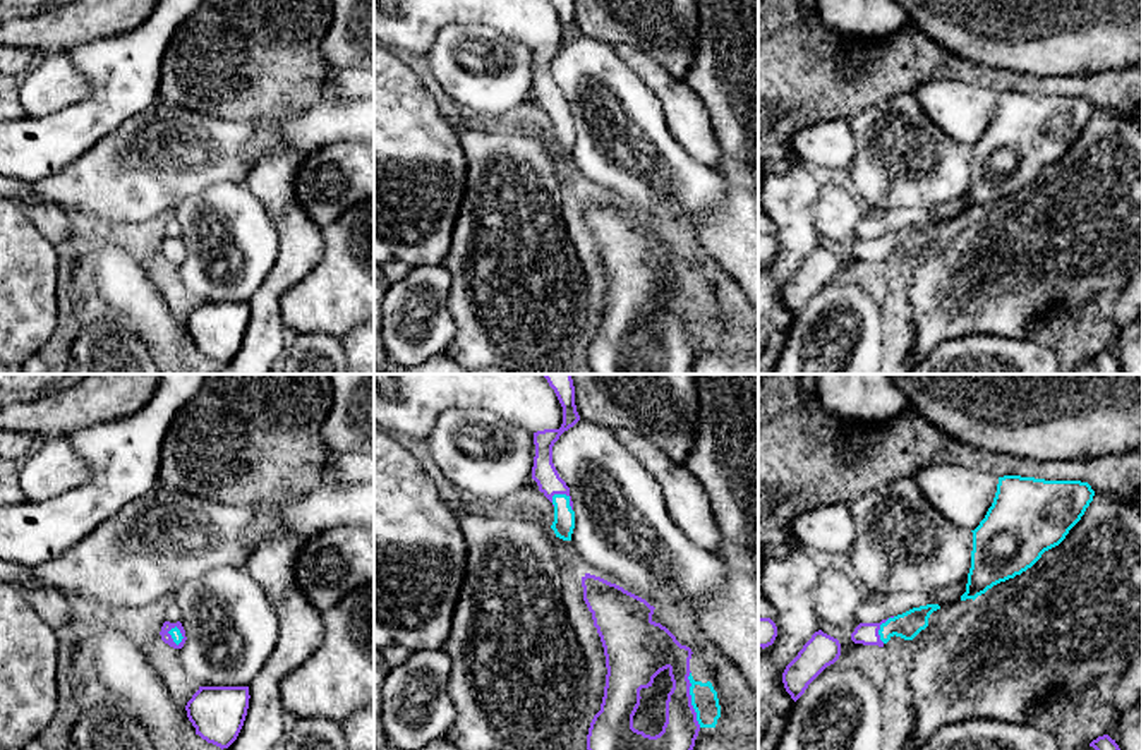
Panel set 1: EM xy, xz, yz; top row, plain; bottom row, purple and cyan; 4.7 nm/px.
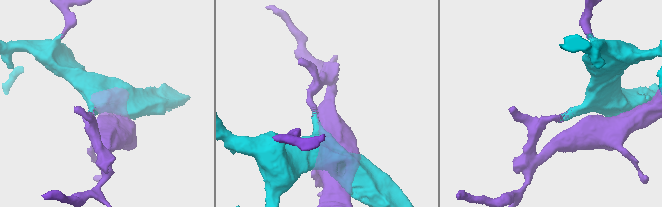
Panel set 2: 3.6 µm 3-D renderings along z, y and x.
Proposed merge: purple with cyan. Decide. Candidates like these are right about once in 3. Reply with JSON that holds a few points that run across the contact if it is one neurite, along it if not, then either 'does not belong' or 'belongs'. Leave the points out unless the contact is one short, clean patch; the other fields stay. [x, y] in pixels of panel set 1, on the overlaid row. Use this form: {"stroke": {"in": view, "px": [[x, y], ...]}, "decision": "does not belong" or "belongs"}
{"decision": "does not belong"}

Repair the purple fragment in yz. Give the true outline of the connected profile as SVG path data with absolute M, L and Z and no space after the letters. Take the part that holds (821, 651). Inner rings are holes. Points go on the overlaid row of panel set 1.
M815 632L803 645L798 656L786 666L782 683L786 692L796 702L808 685L841 656L841 644L837 638Z

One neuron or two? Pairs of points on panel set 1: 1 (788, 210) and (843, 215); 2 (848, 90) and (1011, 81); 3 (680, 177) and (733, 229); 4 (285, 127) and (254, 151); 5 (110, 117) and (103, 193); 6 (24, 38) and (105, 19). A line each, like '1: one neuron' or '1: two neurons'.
1: two neurons
2: one neuron
3: two neurons
4: one neuron
5: two neurons
6: one neuron

